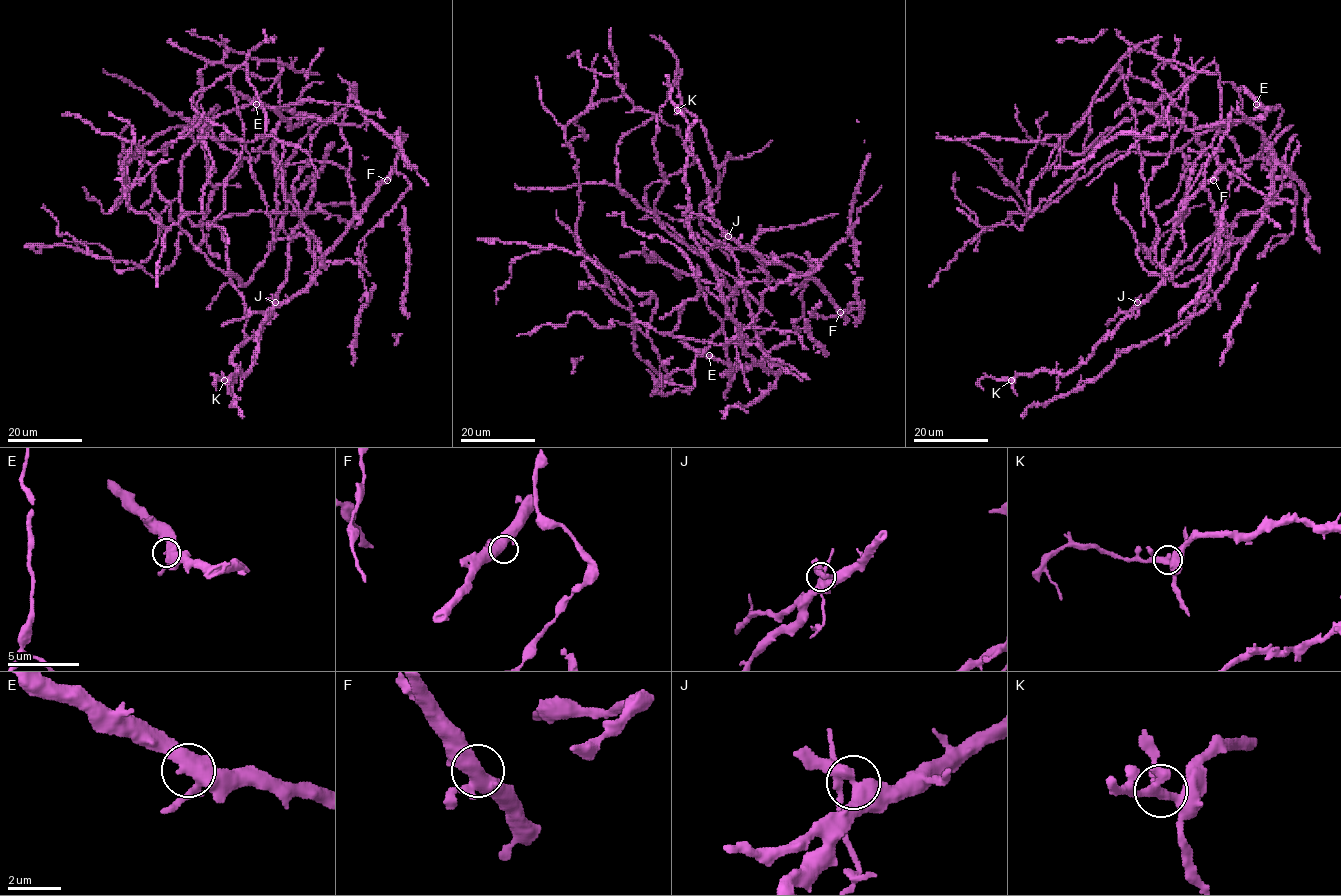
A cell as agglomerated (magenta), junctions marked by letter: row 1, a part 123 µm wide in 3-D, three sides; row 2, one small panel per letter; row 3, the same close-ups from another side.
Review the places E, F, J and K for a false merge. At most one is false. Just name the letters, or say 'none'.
J

